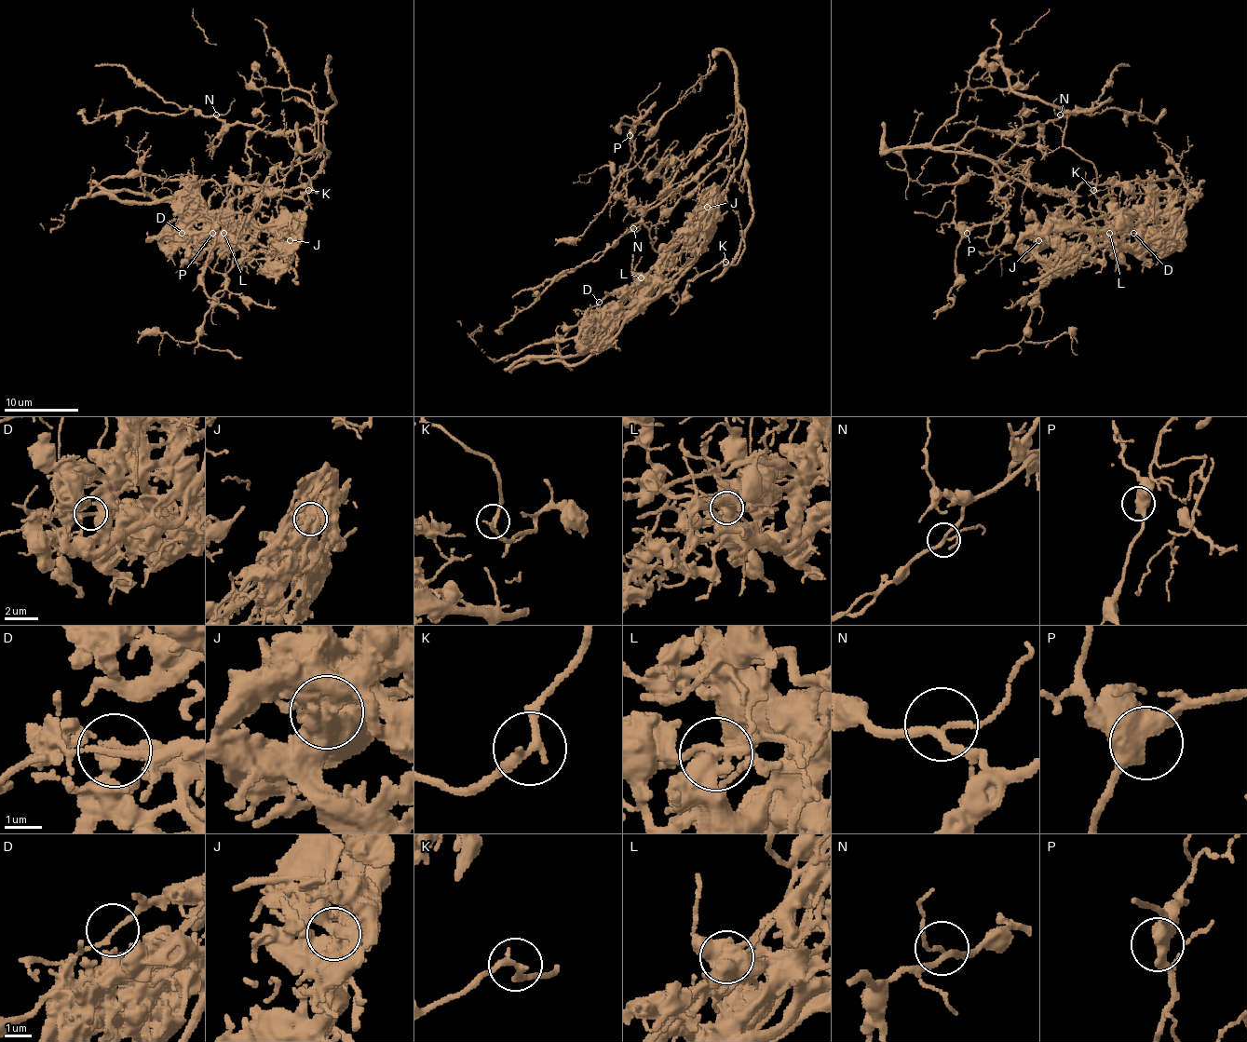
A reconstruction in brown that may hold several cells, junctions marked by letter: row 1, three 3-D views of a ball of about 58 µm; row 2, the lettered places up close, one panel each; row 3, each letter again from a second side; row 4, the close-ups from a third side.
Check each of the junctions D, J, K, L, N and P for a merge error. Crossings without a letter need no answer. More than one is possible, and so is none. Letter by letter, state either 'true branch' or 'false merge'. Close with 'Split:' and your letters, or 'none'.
D: false merge
J: false merge
K: true branch
L: false merge
N: true branch
P: true branch
Split: D, J, L

